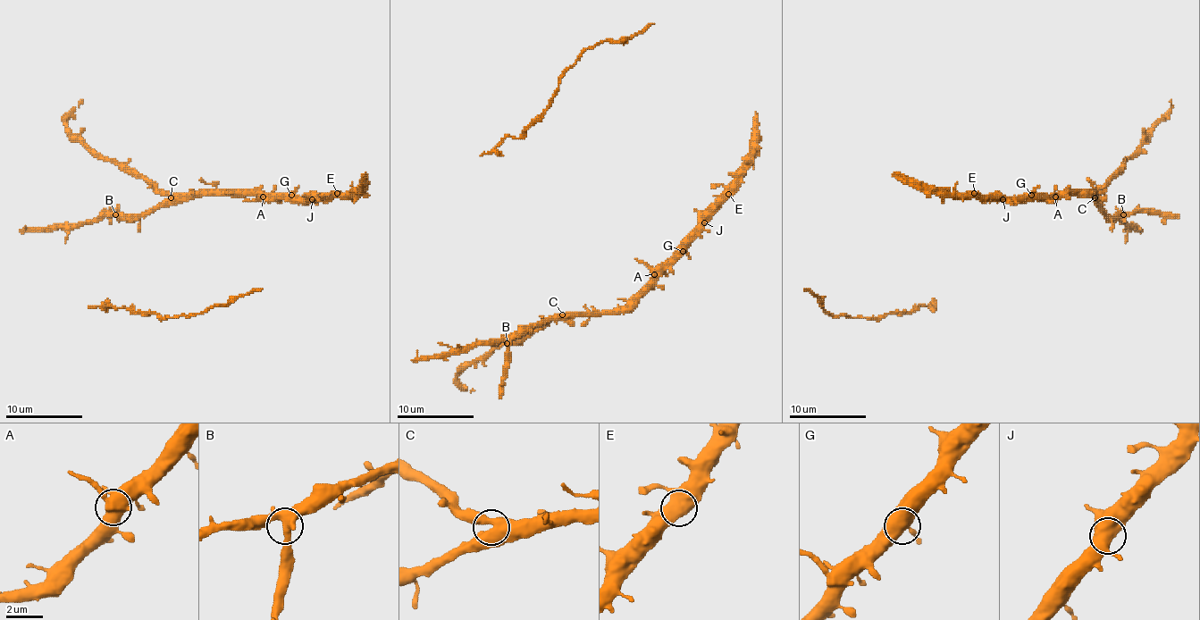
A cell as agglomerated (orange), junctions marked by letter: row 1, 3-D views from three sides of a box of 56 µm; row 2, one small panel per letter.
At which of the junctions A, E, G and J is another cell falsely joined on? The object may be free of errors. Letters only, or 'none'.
none

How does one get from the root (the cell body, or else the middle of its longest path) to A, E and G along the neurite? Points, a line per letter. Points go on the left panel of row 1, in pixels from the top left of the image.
A: (360, 186), (352, 193), (262, 197)
E: (360, 186), (352, 193), (337, 193)
G: (360, 186), (352, 193), (314, 197), (291, 195)

